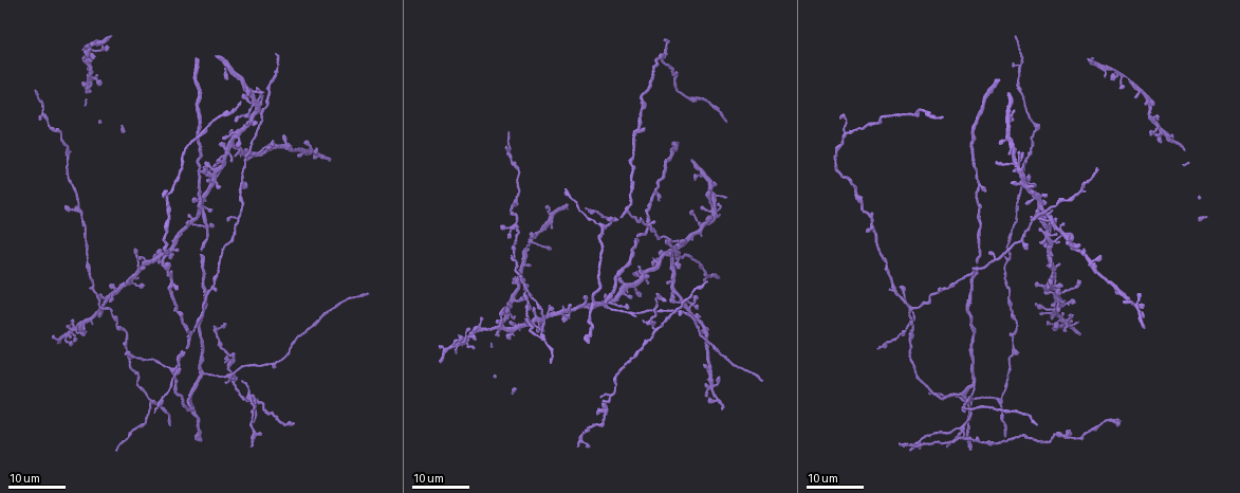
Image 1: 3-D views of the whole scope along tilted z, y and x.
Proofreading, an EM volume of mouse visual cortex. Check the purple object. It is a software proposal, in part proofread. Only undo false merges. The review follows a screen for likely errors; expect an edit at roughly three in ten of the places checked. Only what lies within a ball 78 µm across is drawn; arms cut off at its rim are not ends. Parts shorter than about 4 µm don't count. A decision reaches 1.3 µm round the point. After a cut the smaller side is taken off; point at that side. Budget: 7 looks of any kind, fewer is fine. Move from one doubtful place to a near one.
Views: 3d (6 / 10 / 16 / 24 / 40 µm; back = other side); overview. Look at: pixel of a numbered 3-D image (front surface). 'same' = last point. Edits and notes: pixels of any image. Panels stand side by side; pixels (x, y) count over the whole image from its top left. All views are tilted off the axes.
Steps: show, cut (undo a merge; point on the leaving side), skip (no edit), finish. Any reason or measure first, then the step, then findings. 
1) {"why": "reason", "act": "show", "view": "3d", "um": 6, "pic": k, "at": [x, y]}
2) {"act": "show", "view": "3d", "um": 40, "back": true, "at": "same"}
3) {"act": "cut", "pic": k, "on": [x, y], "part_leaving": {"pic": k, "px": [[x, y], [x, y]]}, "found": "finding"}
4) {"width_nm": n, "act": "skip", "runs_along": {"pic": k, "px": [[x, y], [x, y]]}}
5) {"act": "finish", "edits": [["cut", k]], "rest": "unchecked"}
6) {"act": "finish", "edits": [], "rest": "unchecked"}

{"why": "four-way junction", "act": "show", "view": "3d", "um": 16, "pic": 1, "at": [963, 430]}

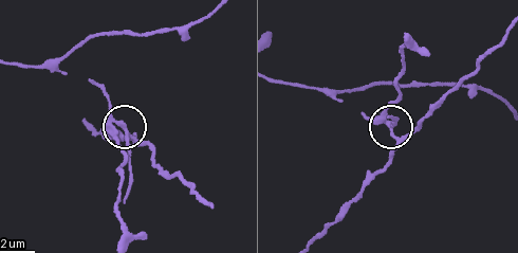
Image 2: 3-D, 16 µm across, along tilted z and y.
{"act": "show", "view": "3d", "um": 6, "pic": 2, "at": [120, 124]}

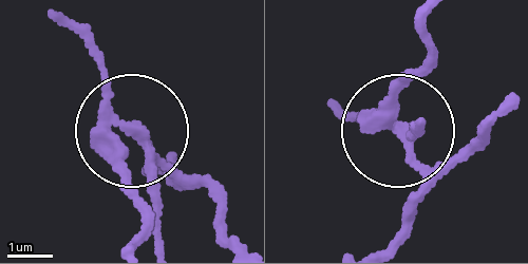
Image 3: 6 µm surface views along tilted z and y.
{"arms": 4, "act": "cut", "pic": 3, "on": [147, 182], "found": "two neurons meet here"}

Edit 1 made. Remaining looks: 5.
{"act": "show", "view": "overview"}

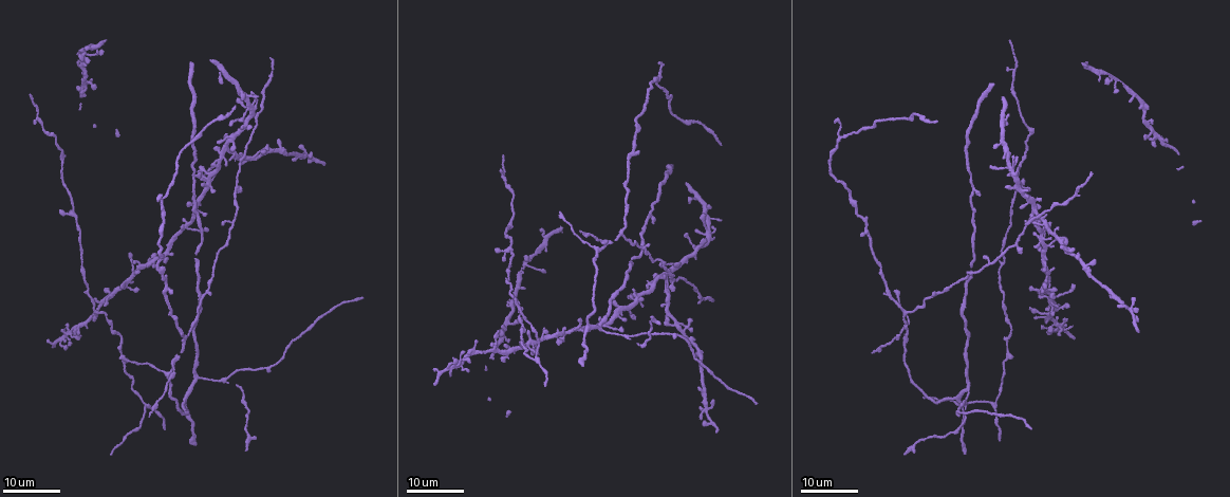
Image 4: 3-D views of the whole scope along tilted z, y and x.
{"why": "small branch off a trunk", "act": "show", "view": "3d", "um": 16, "pic": 4, "at": [967, 390]}

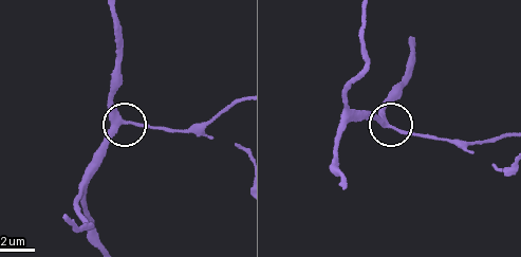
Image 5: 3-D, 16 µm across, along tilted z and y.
{"act": "show", "view": "3d", "um": 10, "pic": 5, "at": [386, 125]}

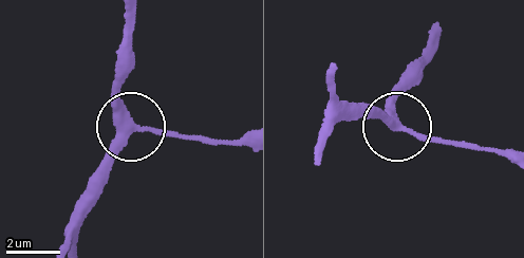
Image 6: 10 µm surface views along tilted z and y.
{"act": "skip", "runs_along": {"pic": 6, "px": [[335, 81], [340, 100], [422, 137], [486, 146]]}, "found": "one neuron here"}

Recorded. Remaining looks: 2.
{"why": "small branch off a trunk", "act": "show", "view": "3d", "um": 24, "pic": 4, "at": [172, 360]}

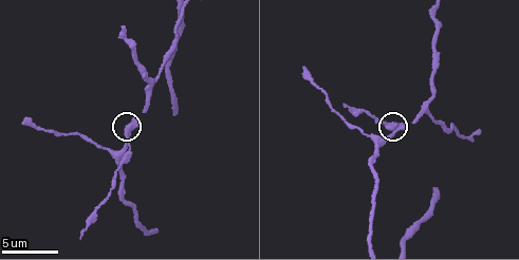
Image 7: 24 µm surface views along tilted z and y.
{"why": "zoom in", "act": "show", "view": "3d", "um": 6, "pic": 7, "at": [130, 128]}

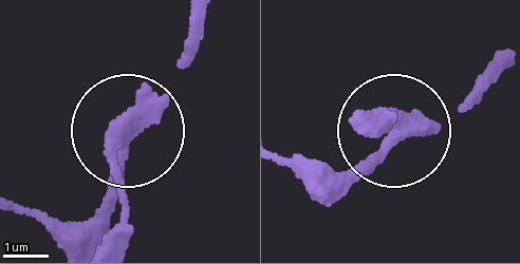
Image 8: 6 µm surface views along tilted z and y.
{"arms": 3, "act": "cut", "pic": 8, "on": [123, 186], "part_leaving": {"pic": 8, "px": [[132, 117], [118, 242]]}, "found": "a second neuron is stuck on"}

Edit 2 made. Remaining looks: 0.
{"act": "finish", "edits": [["cut", 3], ["cut", 8]], "rest": "unchecked"}

